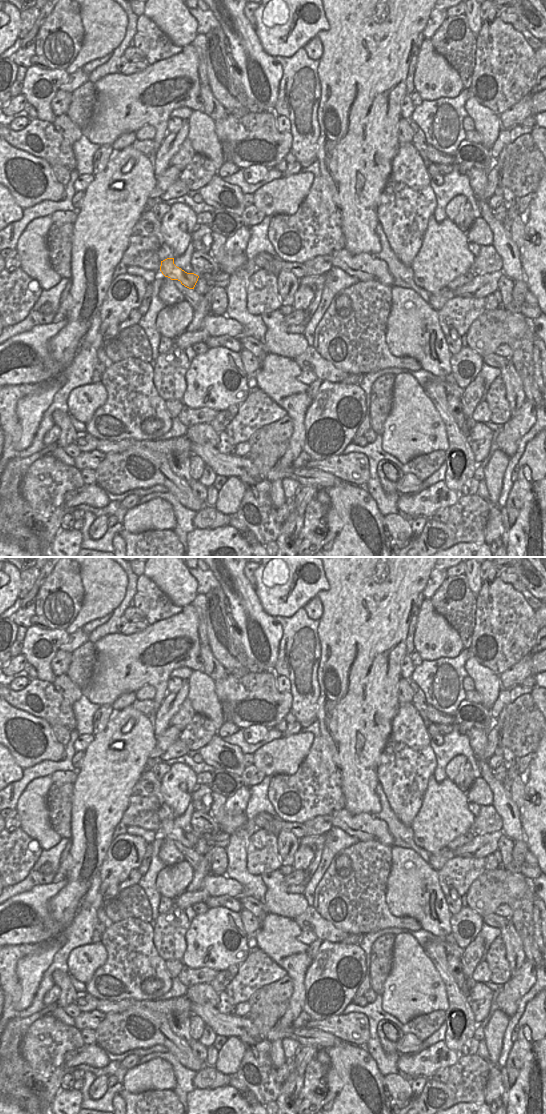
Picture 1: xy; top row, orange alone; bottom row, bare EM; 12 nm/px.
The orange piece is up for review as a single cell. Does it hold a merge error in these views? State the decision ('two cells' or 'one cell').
one cell

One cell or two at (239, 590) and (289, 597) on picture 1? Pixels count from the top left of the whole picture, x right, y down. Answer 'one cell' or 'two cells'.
two cells

